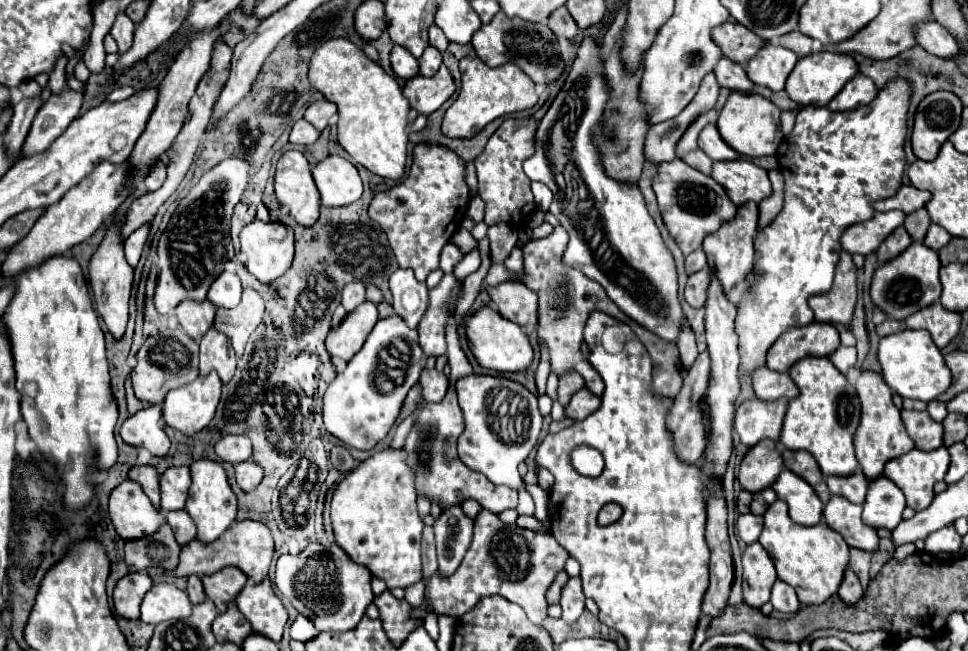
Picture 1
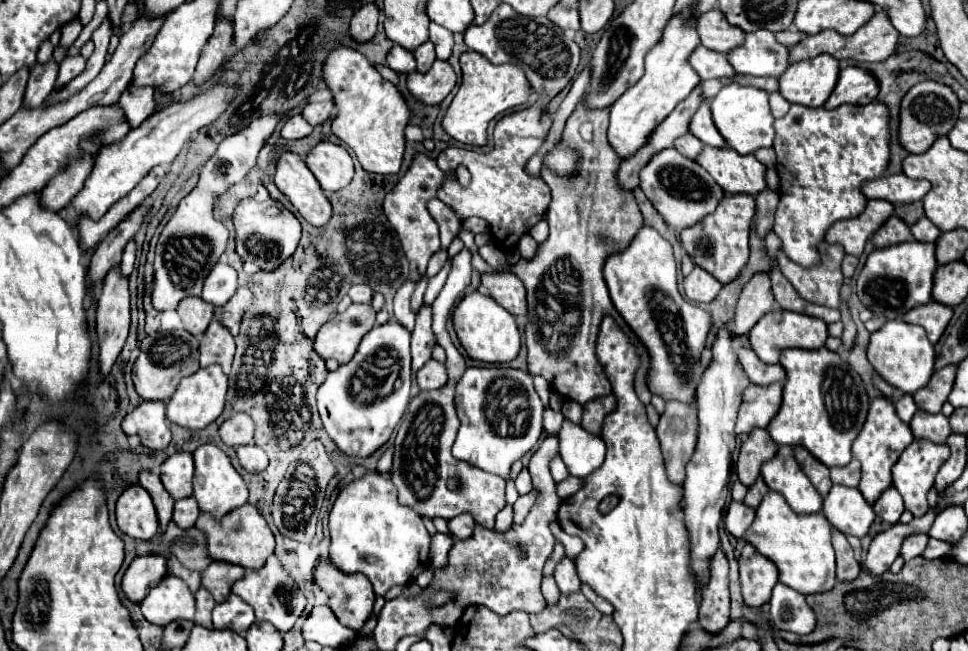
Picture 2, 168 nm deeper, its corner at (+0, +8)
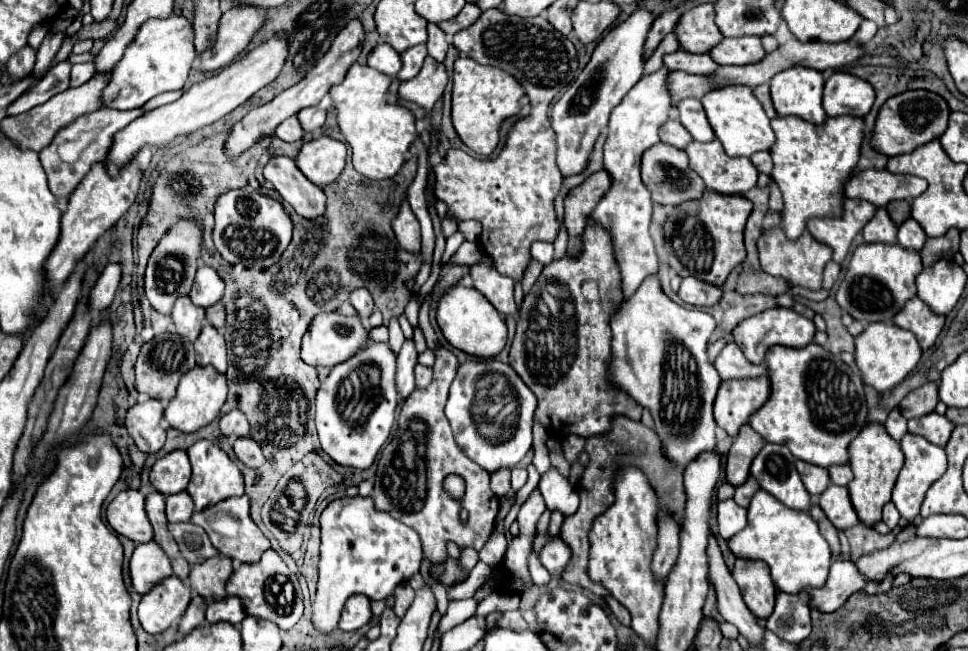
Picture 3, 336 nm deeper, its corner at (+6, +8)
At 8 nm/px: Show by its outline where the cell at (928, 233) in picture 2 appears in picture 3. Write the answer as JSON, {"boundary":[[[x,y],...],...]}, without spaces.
{"boundary":[[[907,219],[903,225],[899,225],[897,239],[899,239],[899,245],[901,247],[919,251],[925,245],[927,235],[925,235],[925,231],[921,229],[921,225],[915,219]]]}

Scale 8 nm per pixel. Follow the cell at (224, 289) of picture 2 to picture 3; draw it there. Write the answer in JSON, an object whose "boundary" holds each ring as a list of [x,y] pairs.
{"boundary":[[[201,265],[197,269],[195,283],[189,297],[199,307],[211,307],[223,297],[223,291],[225,291],[225,281],[219,277],[219,273],[213,267]]]}

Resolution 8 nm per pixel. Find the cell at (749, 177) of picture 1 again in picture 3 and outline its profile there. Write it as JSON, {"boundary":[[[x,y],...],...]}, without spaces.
{"boundary":[[[715,139],[709,143],[691,141],[685,147],[689,165],[705,181],[707,189],[723,195],[743,195],[757,185],[759,171],[747,157],[729,157]]]}

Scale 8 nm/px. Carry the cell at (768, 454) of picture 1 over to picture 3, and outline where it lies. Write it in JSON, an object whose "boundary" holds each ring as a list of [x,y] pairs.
{"boundary":[[[743,425],[739,435],[735,437],[729,455],[727,455],[727,481],[731,485],[741,485],[747,477],[749,477],[749,467],[751,461],[757,457],[757,453],[763,449],[765,441],[763,437],[759,437],[757,431],[753,431],[751,425]]]}

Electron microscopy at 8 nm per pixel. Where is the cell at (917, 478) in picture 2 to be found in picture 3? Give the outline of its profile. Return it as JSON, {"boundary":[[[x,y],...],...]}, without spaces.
{"boundary":[[[907,433],[901,439],[901,449],[905,453],[905,465],[903,465],[903,469],[897,477],[895,487],[893,487],[893,503],[895,503],[895,507],[897,507],[897,511],[901,513],[903,519],[913,521],[919,515],[925,491],[929,489],[931,483],[935,483],[945,473],[947,457],[945,457],[945,451],[941,447],[935,447],[925,437],[913,435],[913,433]]]}

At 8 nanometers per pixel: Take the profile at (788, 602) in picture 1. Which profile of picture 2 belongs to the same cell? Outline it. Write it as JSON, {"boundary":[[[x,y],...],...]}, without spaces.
{"boundary":[[[777,583],[771,597],[771,619],[779,631],[791,631],[797,635],[809,635],[815,629],[815,613],[807,605],[805,595],[795,589]]]}

